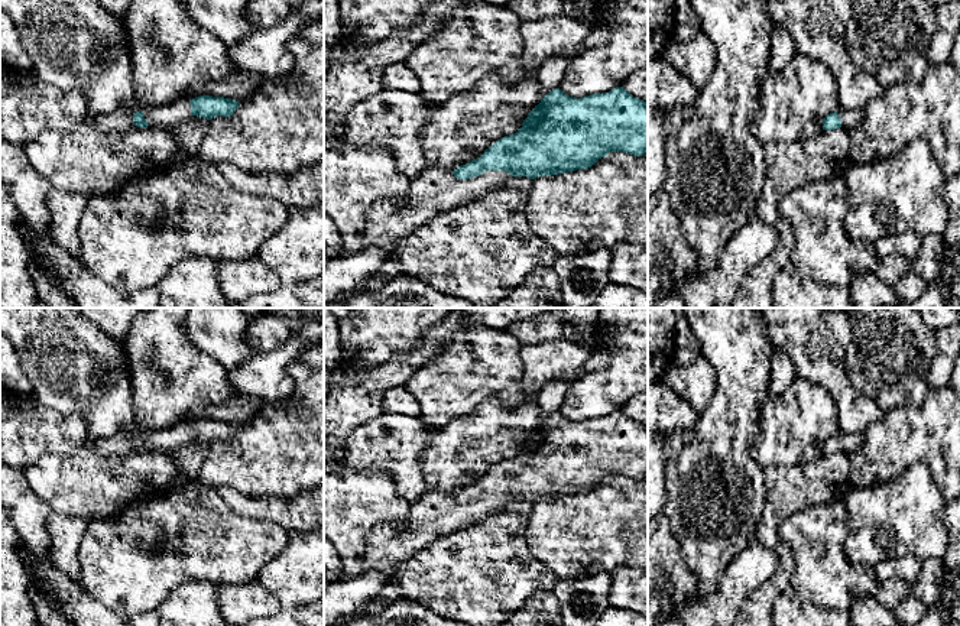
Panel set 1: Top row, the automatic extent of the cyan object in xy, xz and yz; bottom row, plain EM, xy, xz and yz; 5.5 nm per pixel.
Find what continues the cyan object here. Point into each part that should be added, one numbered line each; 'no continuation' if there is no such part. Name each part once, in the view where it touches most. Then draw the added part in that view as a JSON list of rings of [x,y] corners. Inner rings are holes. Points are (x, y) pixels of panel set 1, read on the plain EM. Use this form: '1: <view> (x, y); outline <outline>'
1: xz (435, 515); outline [[[427,492],[418,503],[411,505],[403,528],[383,523],[369,533],[361,573],[400,564],[437,538],[484,519],[510,500],[502,494],[486,494],[470,503],[457,503],[450,494]]]

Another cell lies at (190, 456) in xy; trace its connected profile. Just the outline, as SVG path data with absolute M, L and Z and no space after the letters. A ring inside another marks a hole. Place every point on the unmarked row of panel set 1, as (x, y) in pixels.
M189 440L181 447L169 451L175 455L181 466L181 480L176 481L173 490L200 480L201 466L210 451L210 444L204 441Z

